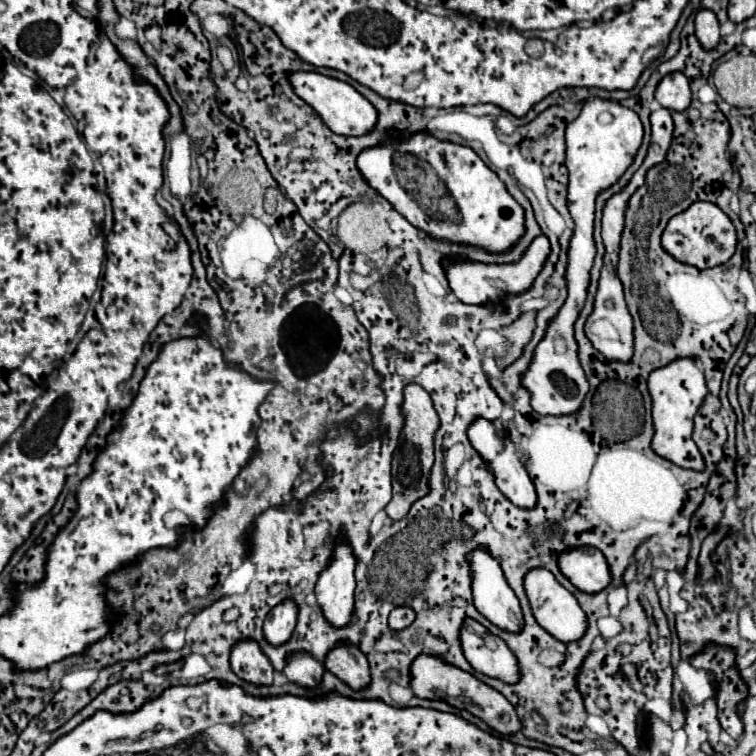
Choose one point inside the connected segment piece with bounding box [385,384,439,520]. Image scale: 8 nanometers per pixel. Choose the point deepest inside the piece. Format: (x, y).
(412, 460)

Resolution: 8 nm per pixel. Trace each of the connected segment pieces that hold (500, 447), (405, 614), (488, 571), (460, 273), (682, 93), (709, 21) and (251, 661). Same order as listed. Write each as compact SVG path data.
M477 416L471 426L467 428L467 436L471 446L479 452L479 456L483 458L483 462L487 464L487 468L491 470L491 474L495 476L495 484L497 488L515 504L515 506L523 506L523 508L531 508L535 506L535 486L525 470L525 466L519 462L519 456L515 452L515 442L513 438L505 432L499 430L495 426L495 422L485 420L483 416Z
M397 606L391 614L389 614L389 626L393 630L403 630L411 624L411 618L413 618L413 612L409 606Z
M483 546L467 552L467 562L471 566L471 588L473 588L473 602L475 608L495 626L503 628L503 630L511 630L511 632L519 632L523 626L523 614L519 608L519 600L515 596L515 592L509 588L501 564L491 556L489 550L485 550Z
M539 234L529 244L529 248L521 256L521 260L511 262L511 264L485 264L485 262L475 262L475 260L469 260L469 258L449 258L447 256L447 258L441 260L441 266L445 270L451 292L461 302L485 304L487 300L499 300L501 292L503 294L507 294L507 292L511 292L511 294L525 292L533 284L539 270L543 268L543 262L545 262L547 254L549 254L549 240L547 240L545 234Z
M683 72L667 74L659 82L655 90L655 98L667 110L685 110L691 104L691 90L687 76Z
M699 10L695 16L695 36L703 48L715 48L719 44L719 20L713 10Z
M243 638L235 642L231 648L229 662L231 662L231 670L241 680L247 680L253 684L273 682L273 666L253 638Z

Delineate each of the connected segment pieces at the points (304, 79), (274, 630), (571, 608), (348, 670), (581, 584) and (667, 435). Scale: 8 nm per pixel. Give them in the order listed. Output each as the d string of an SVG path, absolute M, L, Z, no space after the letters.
M291 72L289 82L295 90L295 94L307 102L319 116L321 120L335 132L343 136L361 136L369 132L375 122L377 122L377 110L369 100L365 100L353 86L347 82L323 76L319 72Z
M287 598L281 604L277 604L265 618L265 624L263 624L265 638L275 646L287 642L287 638L291 638L291 630L295 630L297 612L299 608L293 598Z
M531 568L525 578L523 578L523 584L525 584L525 592L527 592L527 598L529 598L529 604L531 604L531 610L533 610L533 616L537 620L537 624L547 630L553 638L561 640L561 642L573 642L575 638L581 638L585 628L587 628L587 618L579 606L579 602L575 600L575 596L563 588L555 576L545 570L545 568Z
M339 642L333 650L329 650L323 666L339 680L347 682L353 690L361 690L371 680L365 654L349 642Z
M591 546L567 548L559 552L557 564L571 584L587 594L595 594L611 582L605 556Z
M677 358L649 374L647 380L647 390L651 394L651 416L653 416L653 442L651 448L659 456L667 458L669 462L681 466L681 468L693 468L693 470L703 470L703 458L699 454L699 448L691 440L693 432L693 416L697 414L705 394L705 378L703 372L695 366L691 358Z

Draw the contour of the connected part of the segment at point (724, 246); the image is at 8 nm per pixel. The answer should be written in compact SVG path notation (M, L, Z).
M693 202L685 212L675 214L667 222L661 234L661 246L677 262L683 262L695 268L713 268L713 266L725 264L733 256L737 248L737 236L735 236L735 226L719 206L711 202Z

